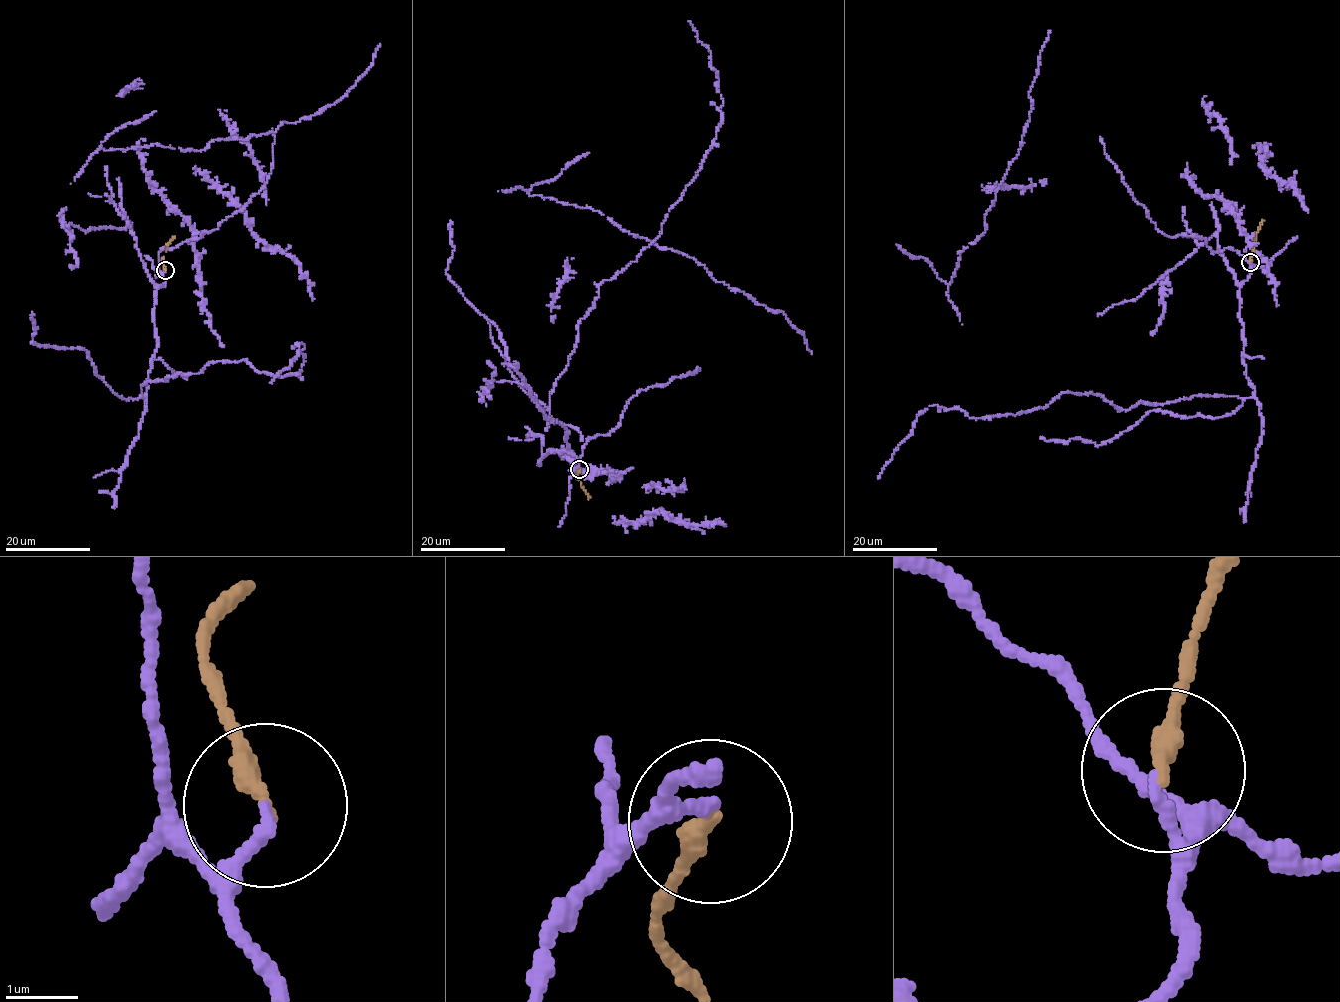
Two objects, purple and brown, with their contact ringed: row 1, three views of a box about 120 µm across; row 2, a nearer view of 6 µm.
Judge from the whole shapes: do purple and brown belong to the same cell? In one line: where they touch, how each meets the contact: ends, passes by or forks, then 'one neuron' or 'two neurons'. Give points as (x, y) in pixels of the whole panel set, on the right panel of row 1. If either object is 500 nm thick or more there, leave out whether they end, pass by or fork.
place (1250, 262); purple ends; brown ends; one neuron

